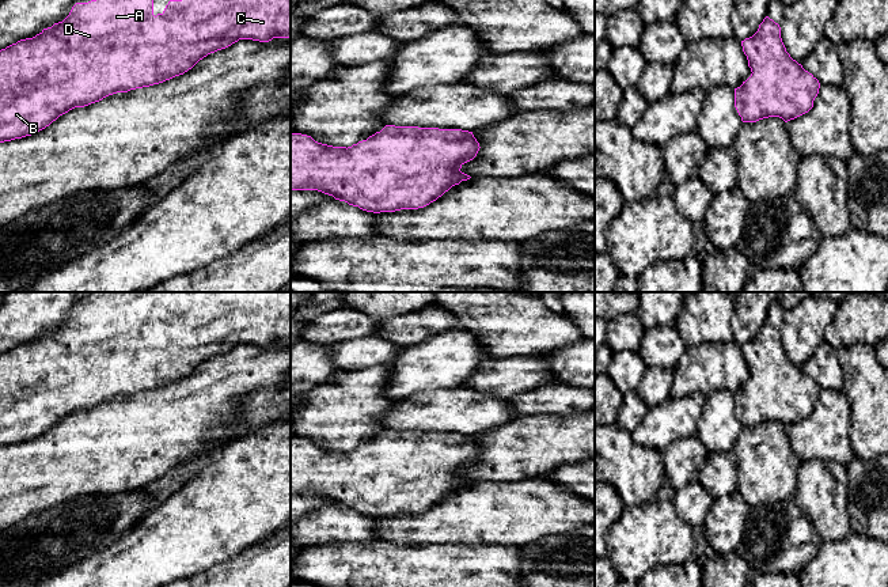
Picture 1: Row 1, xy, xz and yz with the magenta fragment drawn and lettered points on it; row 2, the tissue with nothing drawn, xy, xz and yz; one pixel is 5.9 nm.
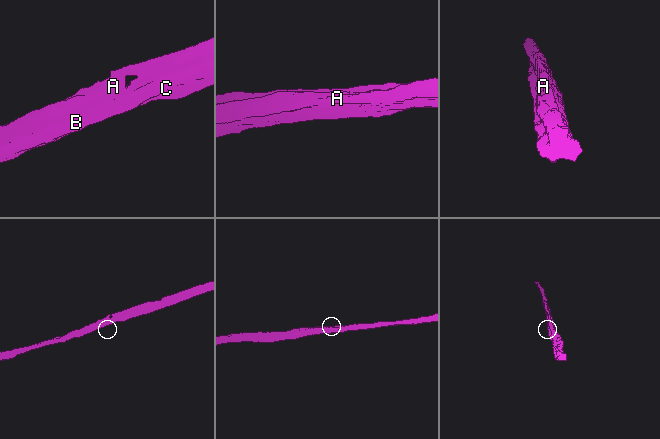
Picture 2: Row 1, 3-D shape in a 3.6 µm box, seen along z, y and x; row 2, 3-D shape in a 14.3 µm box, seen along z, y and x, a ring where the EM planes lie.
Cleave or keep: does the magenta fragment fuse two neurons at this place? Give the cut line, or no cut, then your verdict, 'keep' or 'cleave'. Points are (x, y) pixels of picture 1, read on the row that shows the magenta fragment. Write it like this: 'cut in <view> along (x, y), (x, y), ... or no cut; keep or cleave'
no cut; keep

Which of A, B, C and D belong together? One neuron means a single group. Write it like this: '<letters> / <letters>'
A B C D

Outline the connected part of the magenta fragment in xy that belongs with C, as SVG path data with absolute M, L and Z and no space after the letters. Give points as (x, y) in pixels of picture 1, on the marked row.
M153 0L76 3L62 22L0 50L0 143L35 135L75 107L183 75L208 54L239 39L273 38L291 38L291 0L170 0L156 16Z

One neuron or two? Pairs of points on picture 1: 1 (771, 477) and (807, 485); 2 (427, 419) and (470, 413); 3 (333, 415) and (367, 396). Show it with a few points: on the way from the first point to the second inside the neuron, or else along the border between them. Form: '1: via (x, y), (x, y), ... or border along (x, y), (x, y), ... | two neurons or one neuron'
1: border along (801, 462), (797, 470), (797, 491), (792, 500) | two neurons
2: via (437, 413), (459, 413) | one neuron
3: via (341, 415), (359, 397) | one neuron

